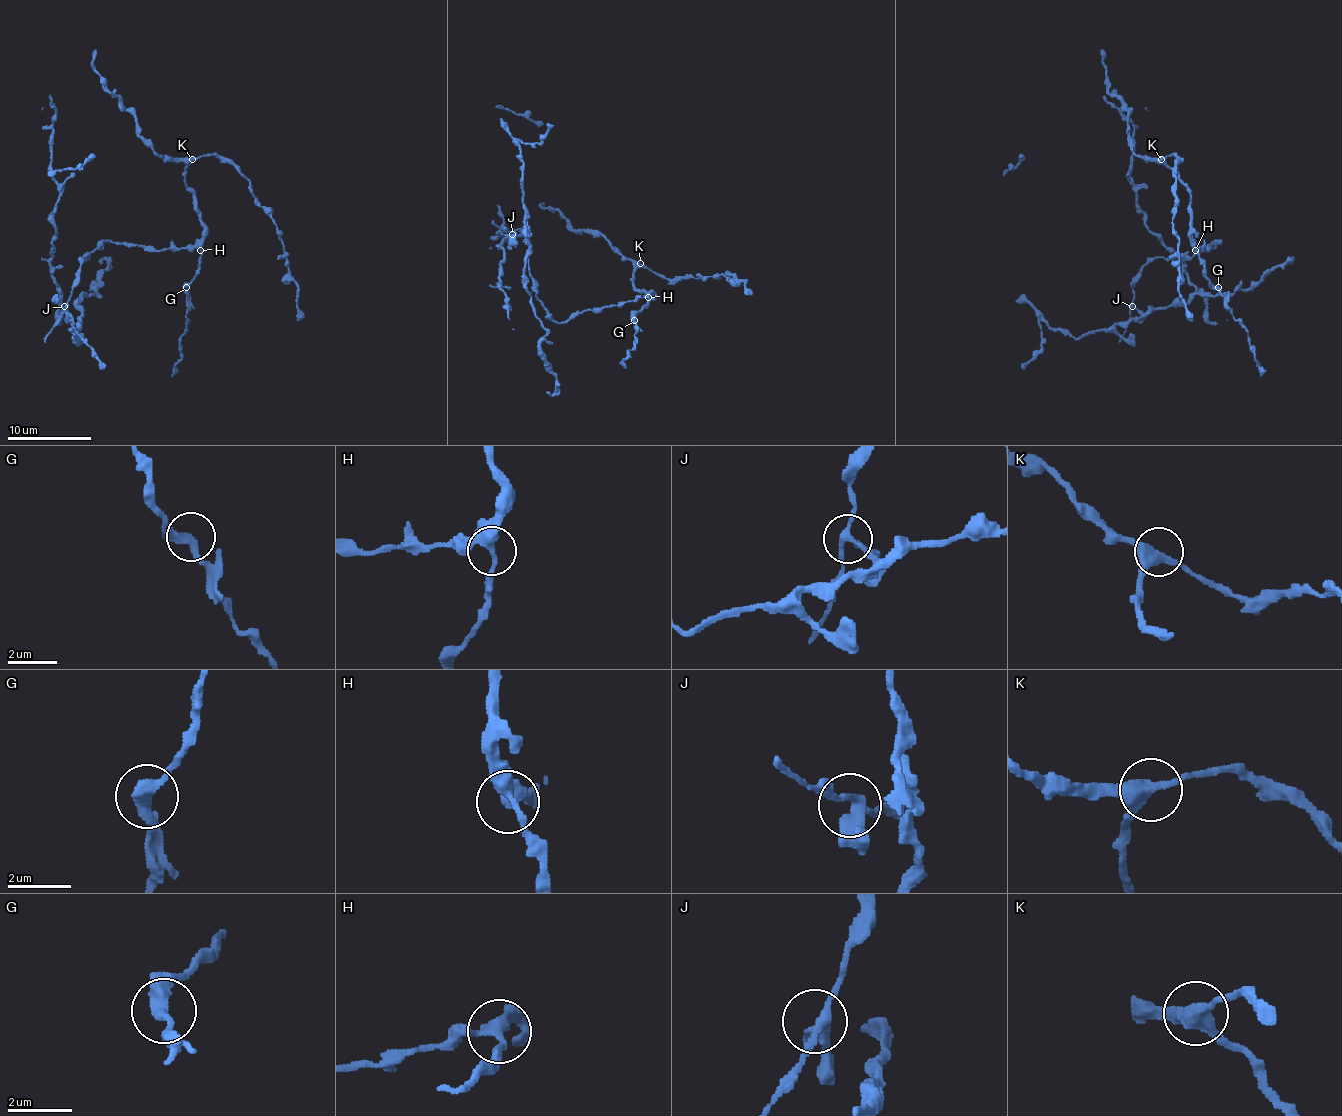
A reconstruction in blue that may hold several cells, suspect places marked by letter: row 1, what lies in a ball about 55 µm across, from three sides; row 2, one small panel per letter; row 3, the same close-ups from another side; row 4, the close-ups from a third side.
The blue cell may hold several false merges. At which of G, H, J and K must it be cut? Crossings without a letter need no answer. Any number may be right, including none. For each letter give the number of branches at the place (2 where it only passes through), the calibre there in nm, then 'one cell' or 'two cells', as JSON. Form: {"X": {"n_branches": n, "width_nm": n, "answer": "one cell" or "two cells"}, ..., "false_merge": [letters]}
{"G": {"n_branches": 3, "width_nm": 300, "answer": "one cell"}, "H": {"n_branches": 3, "width_nm": 280, "answer": "one cell"}, "J": {"n_branches": 3, "width_nm": 240, "answer": "one cell"}, "K": {"n_branches": 3, "width_nm": 360, "answer": "one cell"}, "false_merge": []}

